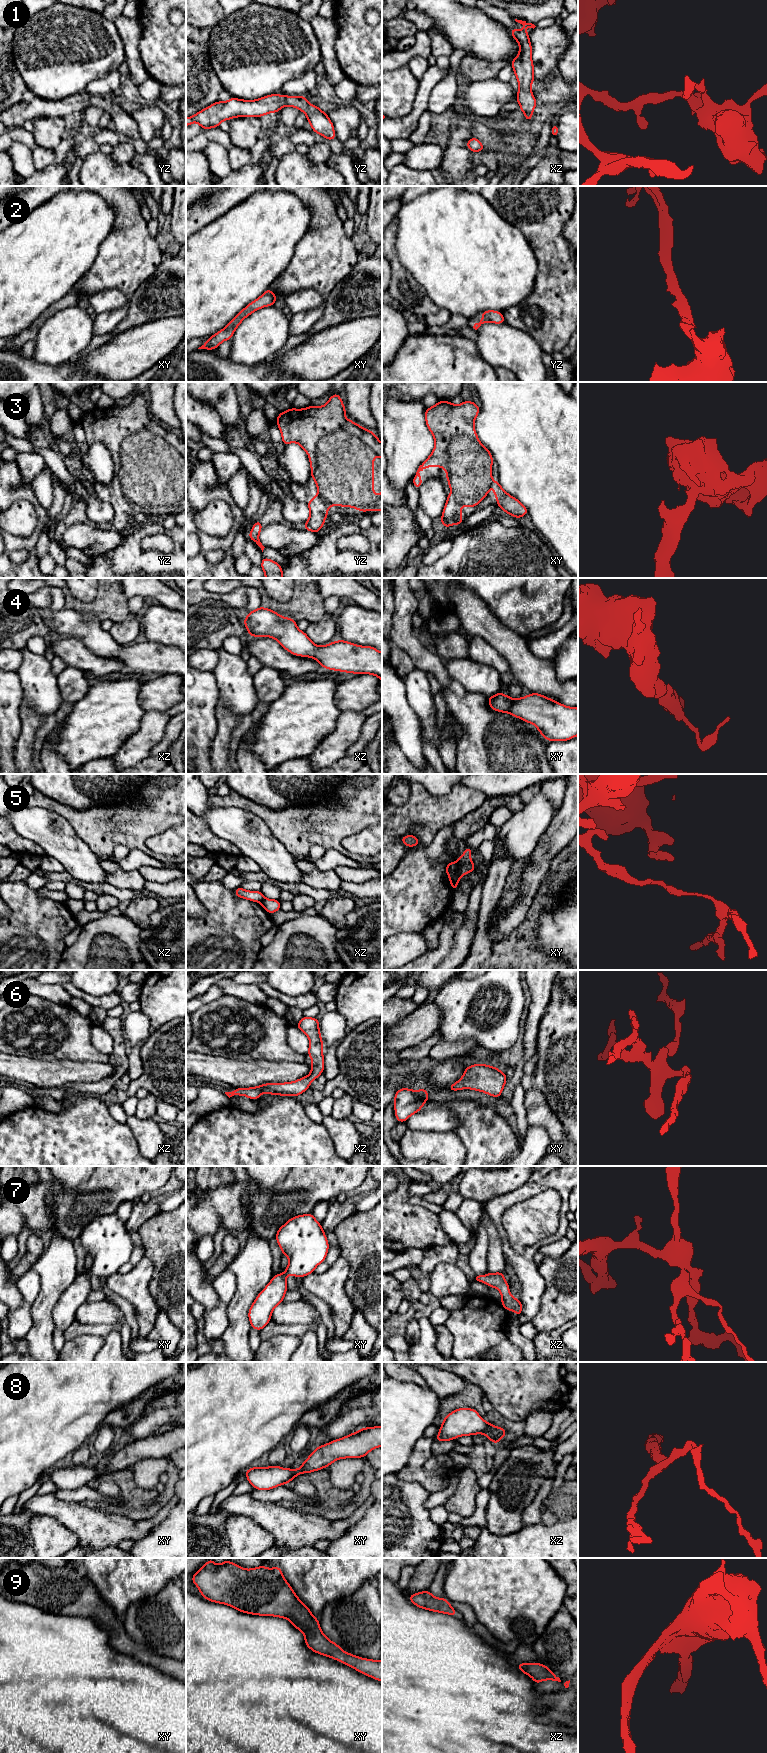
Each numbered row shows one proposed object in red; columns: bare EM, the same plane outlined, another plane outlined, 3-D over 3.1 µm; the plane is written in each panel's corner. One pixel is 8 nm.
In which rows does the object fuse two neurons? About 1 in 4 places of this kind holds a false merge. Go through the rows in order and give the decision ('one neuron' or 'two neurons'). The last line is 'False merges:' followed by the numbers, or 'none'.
1: one neuron
2: one neuron
3: one neuron
4: one neuron
5: two neurons
6: one neuron
7: one neuron
8: one neuron
9: one neuron
False merges: 5

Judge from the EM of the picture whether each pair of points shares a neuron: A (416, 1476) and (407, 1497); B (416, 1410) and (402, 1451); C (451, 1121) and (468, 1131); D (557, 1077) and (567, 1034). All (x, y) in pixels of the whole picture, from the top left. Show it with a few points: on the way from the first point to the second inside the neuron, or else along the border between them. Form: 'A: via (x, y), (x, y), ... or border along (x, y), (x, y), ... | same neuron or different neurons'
A: border along (396, 1475), (403, 1480), (419, 1482), (430, 1493) | different neurons
B: via (406, 1420), (402, 1424), (402, 1441) | same neuron
C: border along (445, 1105), (456, 1116), (458, 1121), (454, 1131) | different neurons
D: via (567, 1066), (567, 1045) | same neuron

